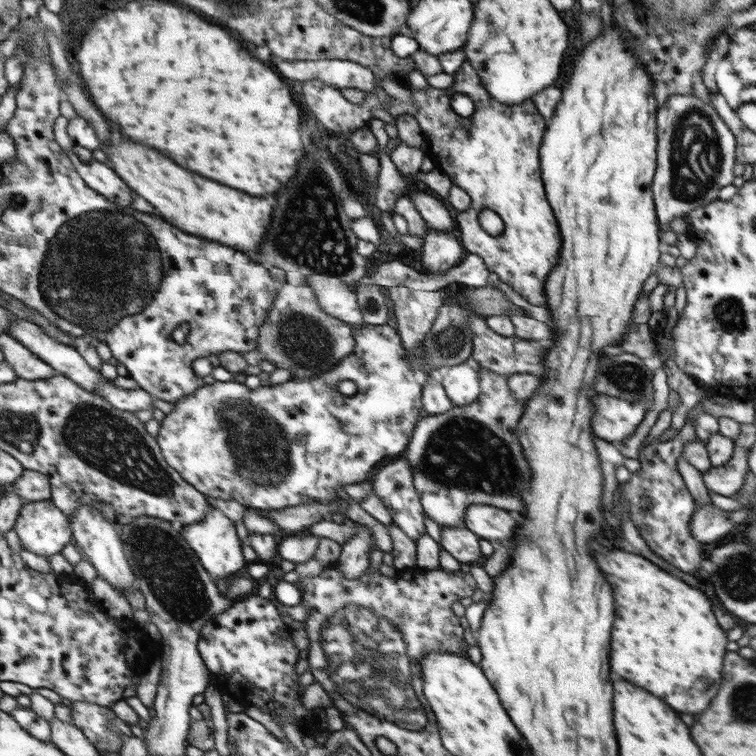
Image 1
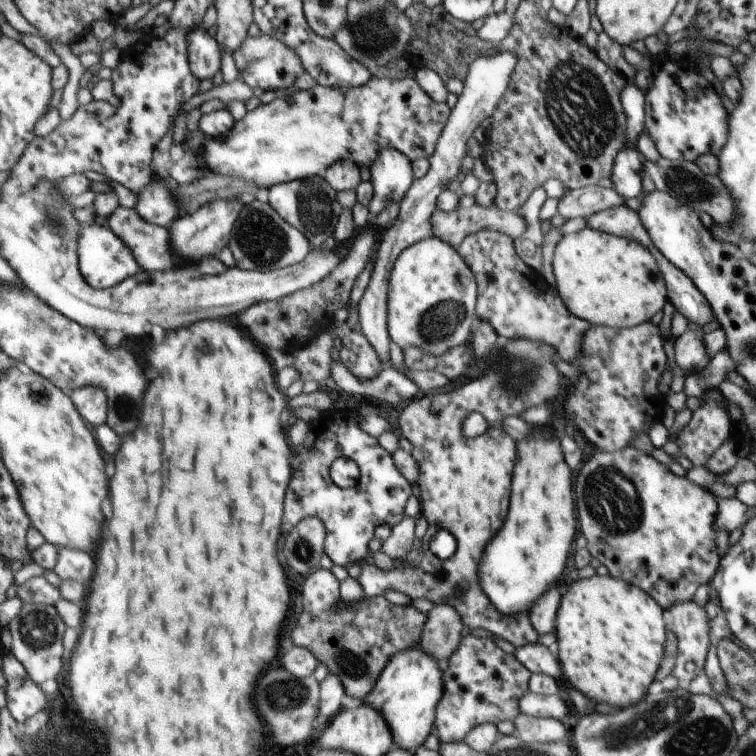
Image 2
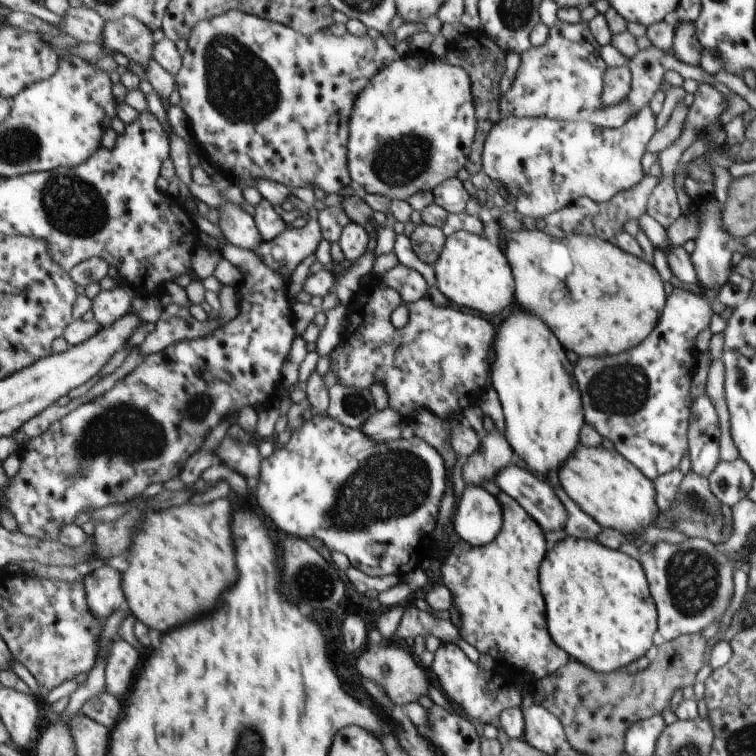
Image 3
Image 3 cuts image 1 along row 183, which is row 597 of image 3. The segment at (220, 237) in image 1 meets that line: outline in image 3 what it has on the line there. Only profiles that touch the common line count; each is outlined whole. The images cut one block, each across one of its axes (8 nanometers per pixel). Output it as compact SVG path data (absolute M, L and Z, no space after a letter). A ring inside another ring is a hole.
M231 500L211 504L151 510L143 514L139 534L131 544L131 568L123 572L123 592L131 612L161 632L215 608L223 590L235 582L231 548Z

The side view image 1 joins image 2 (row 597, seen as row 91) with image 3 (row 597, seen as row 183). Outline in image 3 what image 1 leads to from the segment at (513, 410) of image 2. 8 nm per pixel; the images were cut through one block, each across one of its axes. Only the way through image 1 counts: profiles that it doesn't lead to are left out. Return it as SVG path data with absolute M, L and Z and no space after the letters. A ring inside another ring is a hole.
M501 493L494 496L501 508L501 530L490 545L469 546L464 540L455 542L445 560L441 560L441 582L449 590L451 608L459 612L460 638L468 642L477 652L489 655L497 667L507 665L517 668L531 678L531 682L542 680L543 677L561 669L570 656L562 647L555 646L547 634L545 626L545 606L538 584L538 568L545 556L545 542L538 523L515 502L510 495Z

